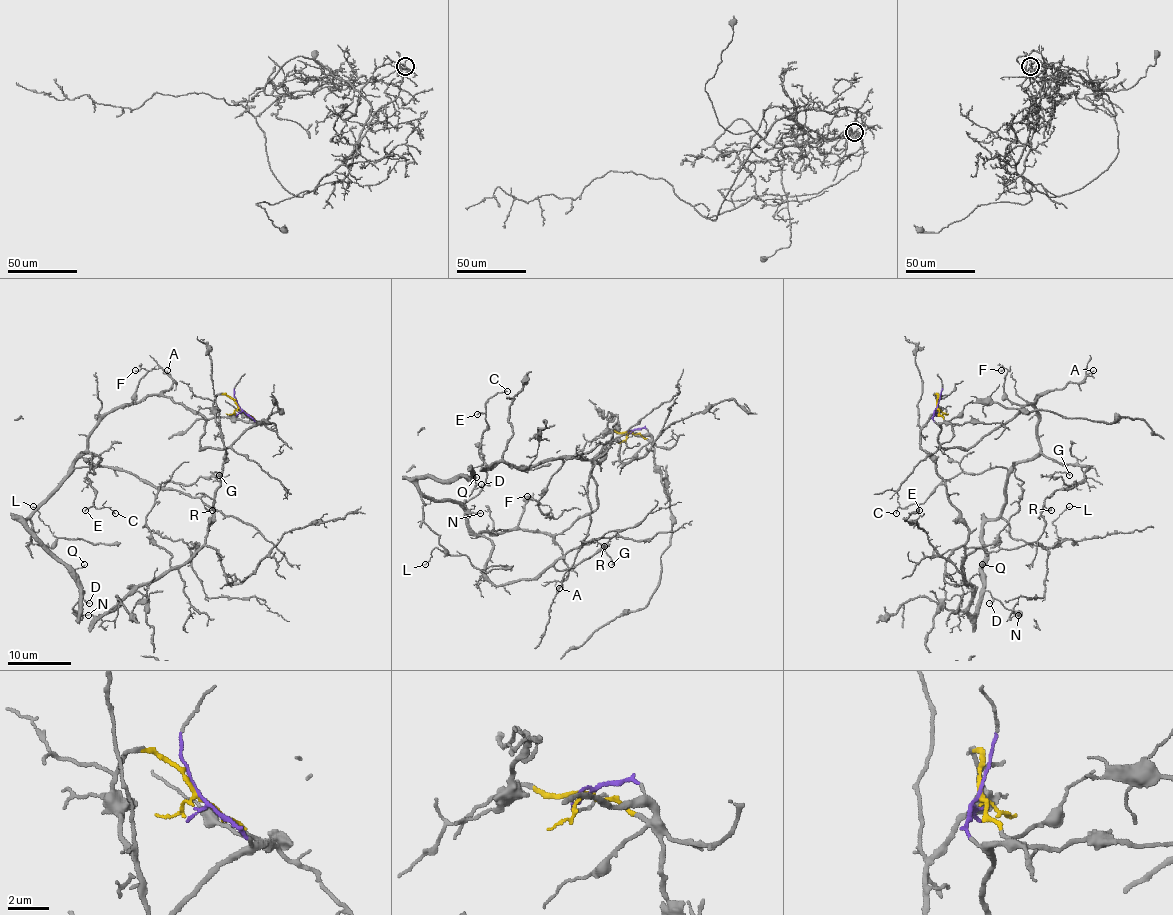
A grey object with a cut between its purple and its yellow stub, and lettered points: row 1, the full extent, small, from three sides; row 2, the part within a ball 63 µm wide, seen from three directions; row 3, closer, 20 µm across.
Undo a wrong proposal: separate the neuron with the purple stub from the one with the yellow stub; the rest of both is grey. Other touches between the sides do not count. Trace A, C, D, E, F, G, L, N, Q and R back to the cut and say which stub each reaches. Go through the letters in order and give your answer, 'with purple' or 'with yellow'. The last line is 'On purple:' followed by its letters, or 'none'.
A: with purple
C: with purple
D: with purple
E: with purple
F: with purple
G: with purple
L: with purple
N: with purple
Q: with purple
R: with purple
On purple: A, C, D, E, F, G, L, N, Q, R

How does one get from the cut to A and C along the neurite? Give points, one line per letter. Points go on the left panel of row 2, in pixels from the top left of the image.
A: (238, 407), (256, 423), (232, 443), (201, 448), (205, 418), (163, 394), (176, 383), (166, 370)
C: (238, 407), (256, 423), (224, 448), (166, 395), (114, 407), (74, 469), (115, 514)

